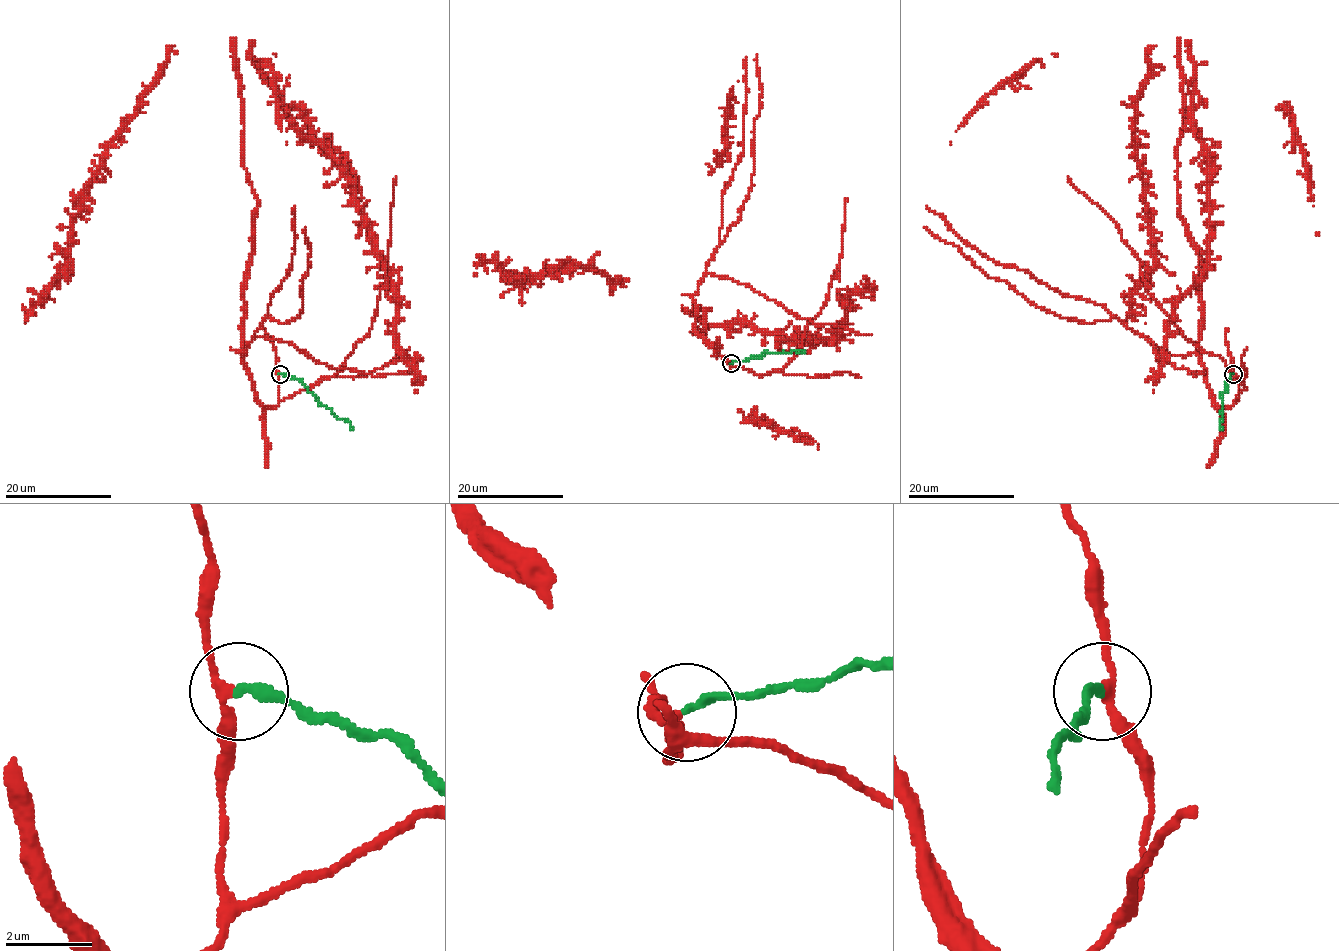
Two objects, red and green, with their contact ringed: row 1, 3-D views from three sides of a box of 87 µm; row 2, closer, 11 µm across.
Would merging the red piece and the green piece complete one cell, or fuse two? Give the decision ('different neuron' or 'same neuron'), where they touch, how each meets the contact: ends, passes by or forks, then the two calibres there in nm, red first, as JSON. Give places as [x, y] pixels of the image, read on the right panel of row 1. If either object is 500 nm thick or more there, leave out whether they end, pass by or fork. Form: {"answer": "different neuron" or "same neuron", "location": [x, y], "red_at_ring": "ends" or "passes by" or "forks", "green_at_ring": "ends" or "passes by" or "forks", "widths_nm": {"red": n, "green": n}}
{"answer": "different neuron", "location": [1233, 374], "red_at_ring": "passes by", "green_at_ring": "ends", "widths_nm": {"red": 200, "green": 240}}

